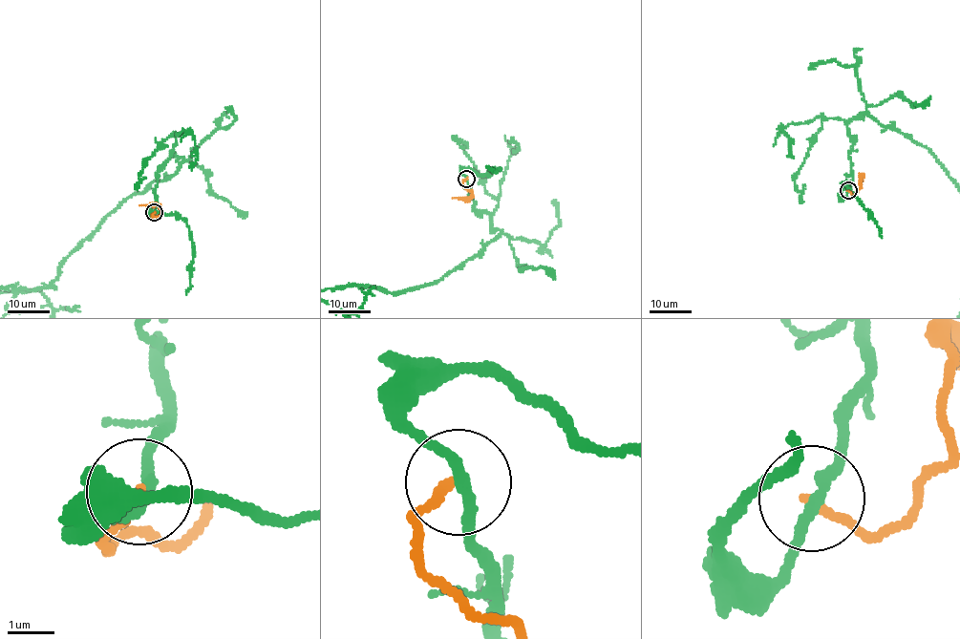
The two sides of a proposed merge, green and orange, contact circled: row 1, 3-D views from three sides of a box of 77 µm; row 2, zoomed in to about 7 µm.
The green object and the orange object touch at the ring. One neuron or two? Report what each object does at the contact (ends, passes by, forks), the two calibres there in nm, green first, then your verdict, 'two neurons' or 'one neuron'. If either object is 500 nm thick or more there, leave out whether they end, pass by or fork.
green passes by; orange ends; calibres 240 and 200 nm; two neurons

